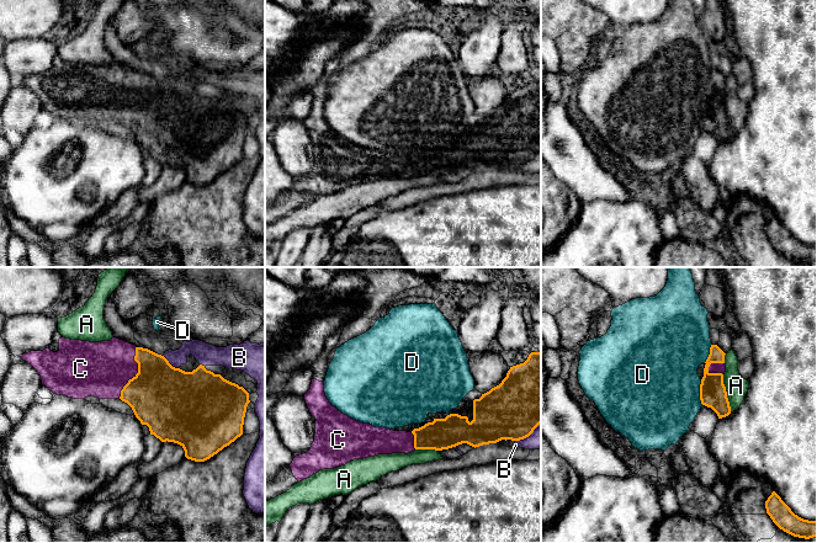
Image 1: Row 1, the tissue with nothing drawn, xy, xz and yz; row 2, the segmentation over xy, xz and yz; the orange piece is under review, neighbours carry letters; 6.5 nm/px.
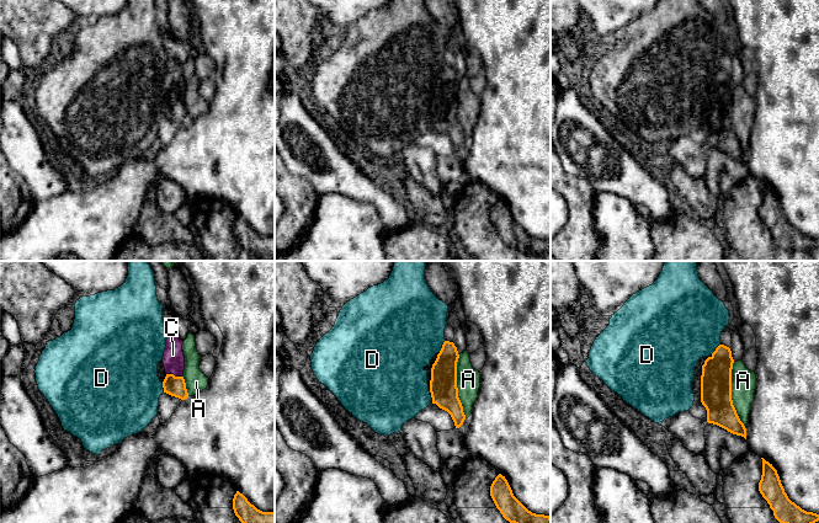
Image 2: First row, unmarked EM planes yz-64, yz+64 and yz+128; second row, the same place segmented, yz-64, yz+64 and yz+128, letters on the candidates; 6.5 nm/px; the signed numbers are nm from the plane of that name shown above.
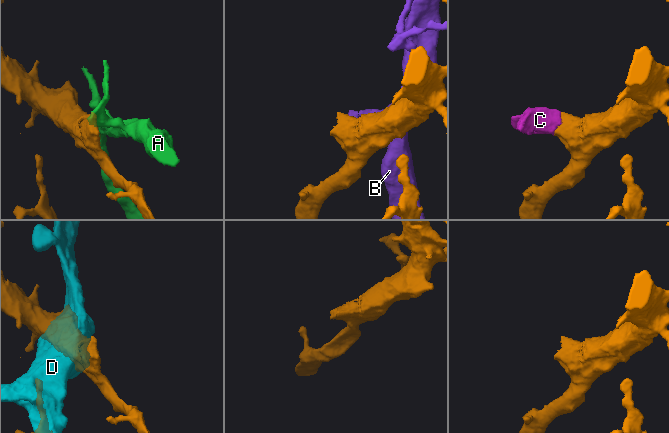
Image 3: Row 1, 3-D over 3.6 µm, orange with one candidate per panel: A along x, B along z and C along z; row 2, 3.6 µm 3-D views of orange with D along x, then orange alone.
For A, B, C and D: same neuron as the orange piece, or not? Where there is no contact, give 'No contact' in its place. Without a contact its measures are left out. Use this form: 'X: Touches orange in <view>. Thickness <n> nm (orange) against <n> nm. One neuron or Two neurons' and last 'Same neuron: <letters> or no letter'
A: Touches orange in yz. Thickness 180 nm (orange) against 140 nm. Two neurons
B: Touches orange in xy. Thickness 440 nm (orange) against 140 nm. Two neurons
C: Touches orange in xy. Thickness 420 nm (orange) against 360 nm. One neuron
D: Touches orange in yz. Thickness 180 nm (orange) against 500 nm. Two neurons
Same neuron: C

